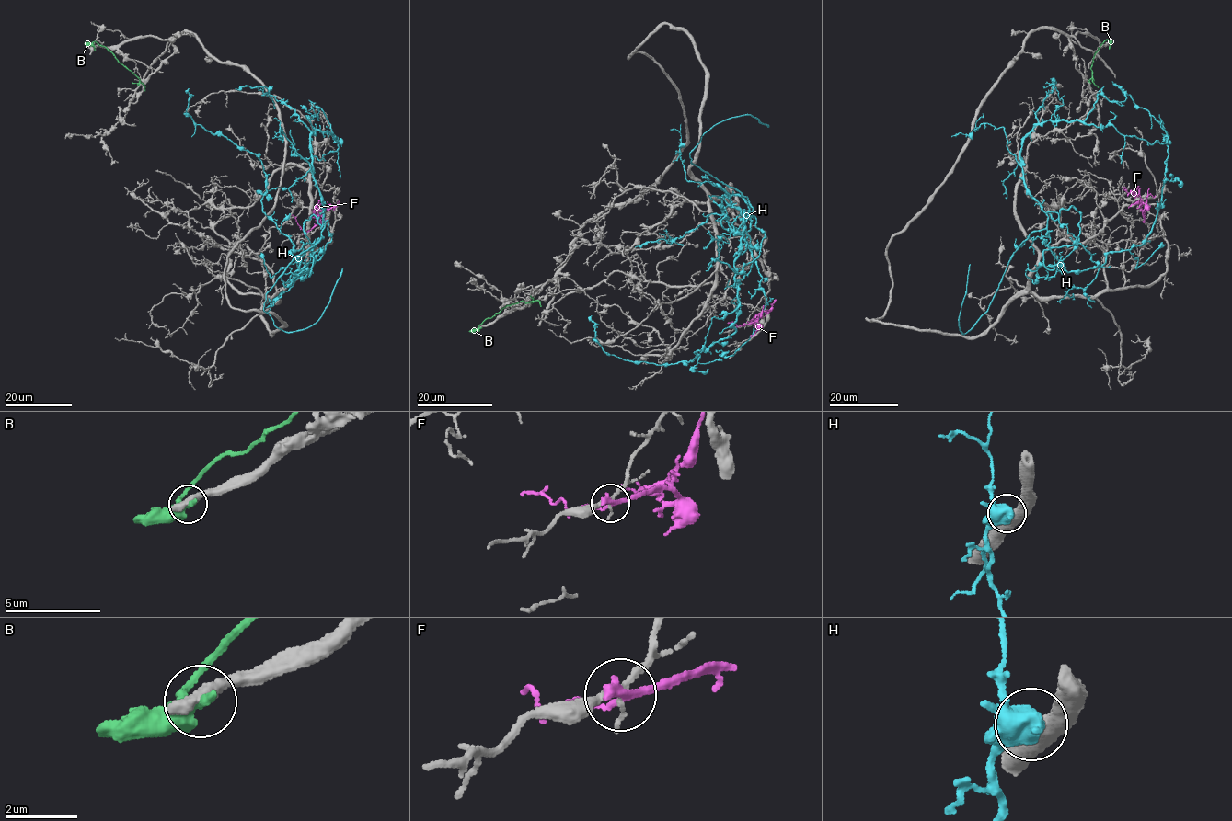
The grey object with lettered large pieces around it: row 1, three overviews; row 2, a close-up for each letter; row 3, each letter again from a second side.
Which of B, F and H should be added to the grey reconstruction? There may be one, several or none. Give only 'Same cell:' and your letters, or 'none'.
Same cell: none

